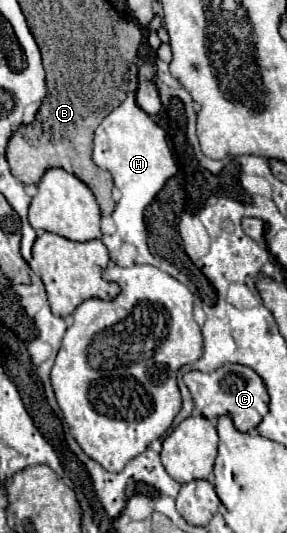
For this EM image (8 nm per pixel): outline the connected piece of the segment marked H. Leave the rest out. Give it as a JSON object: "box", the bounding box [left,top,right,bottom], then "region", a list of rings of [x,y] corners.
{"box":[94,86,176,267],"region":[[[132,86],[128,90],[126,100],[112,110],[102,124],[96,128],[94,136],[94,162],[102,170],[108,170],[114,178],[114,186],[120,190],[120,200],[116,204],[116,210],[112,212],[112,218],[118,226],[116,236],[120,244],[132,244],[136,248],[136,264],[149,264],[159,267],[162,259],[158,255],[148,252],[148,234],[146,234],[146,222],[144,222],[144,210],[148,202],[160,192],[160,188],[166,184],[170,176],[176,174],[176,162],[172,158],[172,152],[166,142],[166,133],[154,120],[138,108],[134,100],[136,88]]]}

